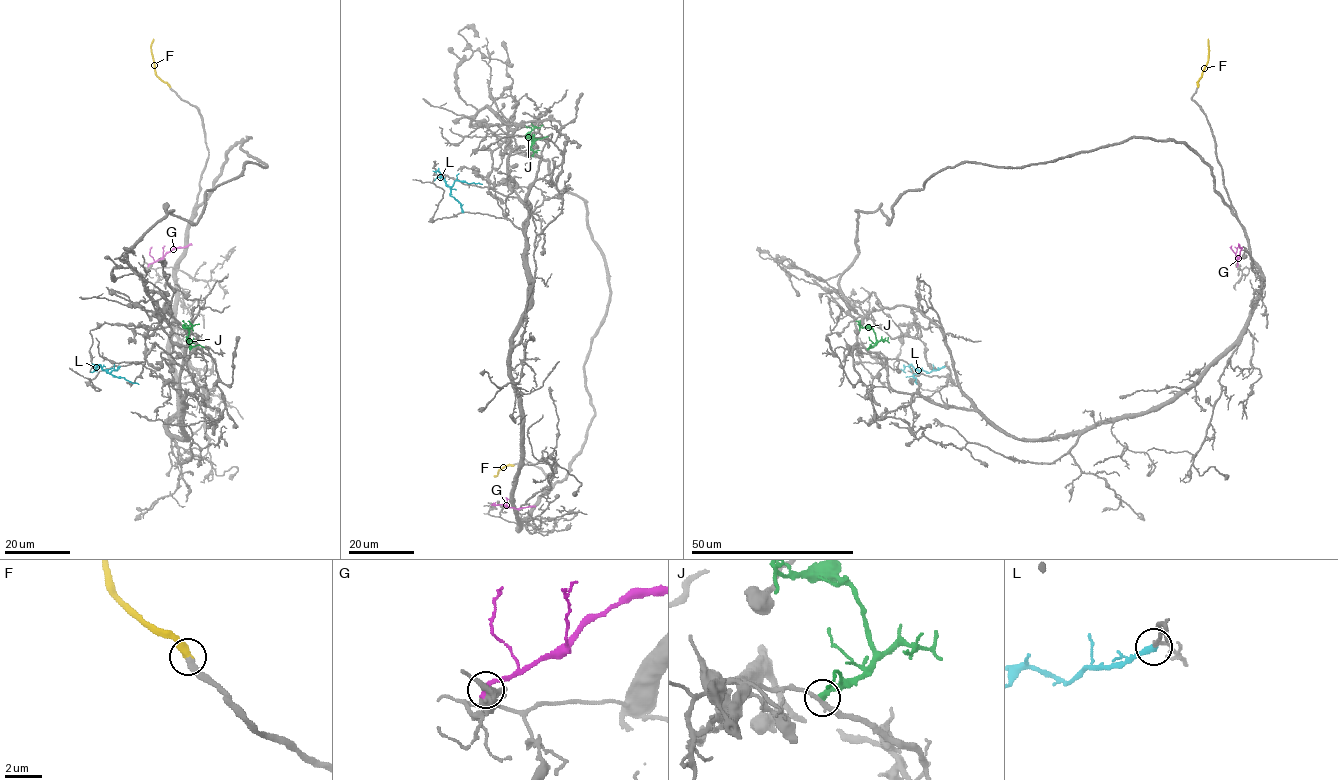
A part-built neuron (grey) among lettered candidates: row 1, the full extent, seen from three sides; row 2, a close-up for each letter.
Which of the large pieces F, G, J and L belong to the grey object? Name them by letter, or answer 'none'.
F

